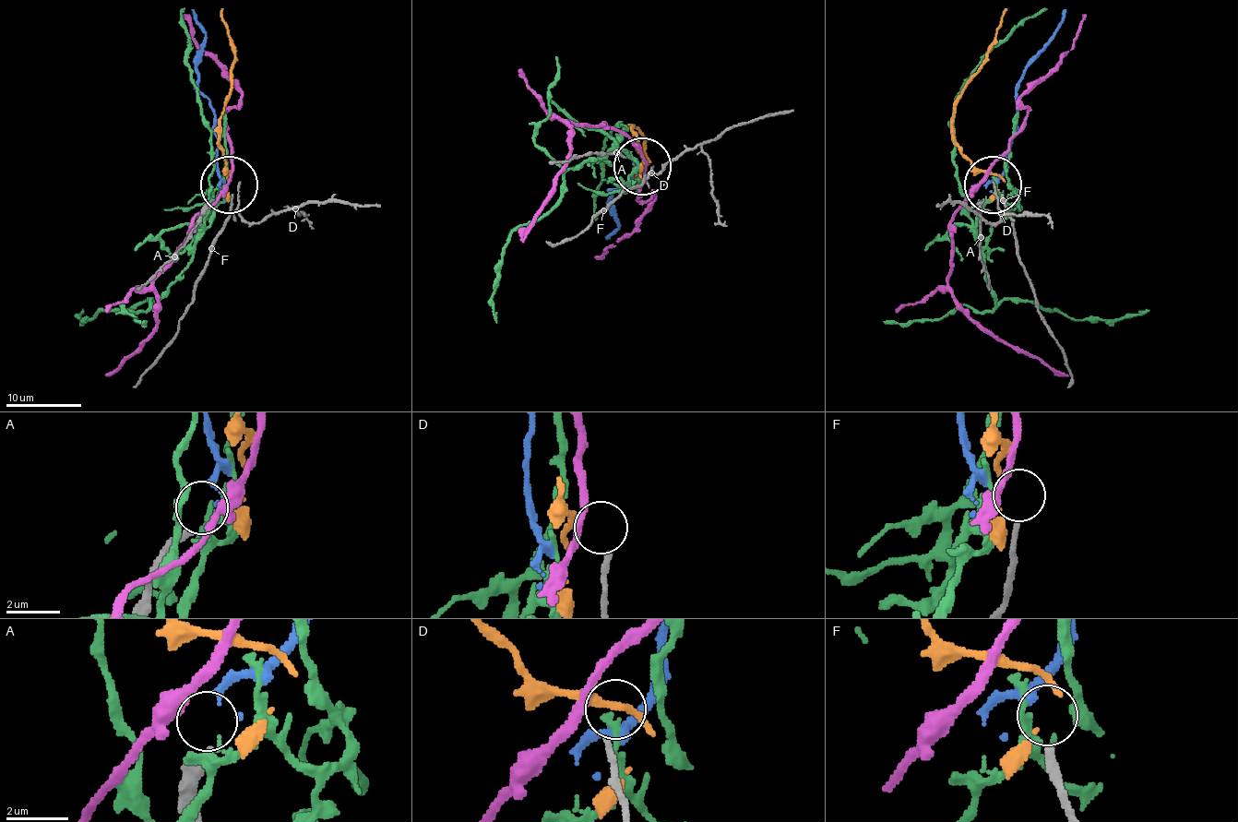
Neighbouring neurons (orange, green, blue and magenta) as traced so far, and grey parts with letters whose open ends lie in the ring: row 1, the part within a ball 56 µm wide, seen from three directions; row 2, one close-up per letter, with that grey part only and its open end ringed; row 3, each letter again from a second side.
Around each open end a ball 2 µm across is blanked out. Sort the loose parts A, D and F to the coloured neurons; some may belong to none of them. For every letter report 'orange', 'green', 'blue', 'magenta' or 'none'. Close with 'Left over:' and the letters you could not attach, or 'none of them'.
A: blue
D: none
F: none
Left over: D, F

